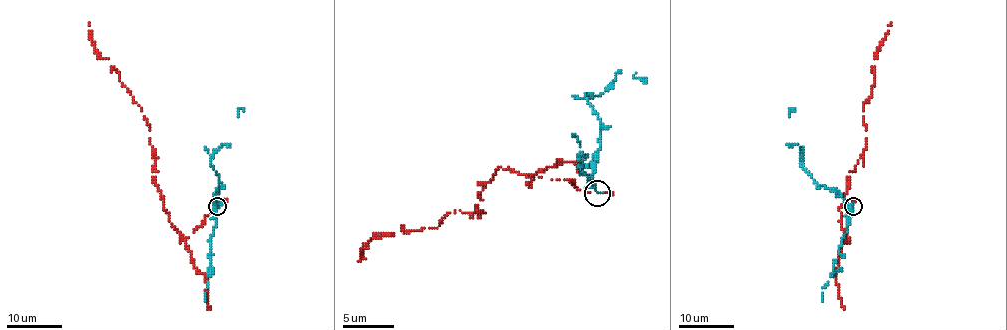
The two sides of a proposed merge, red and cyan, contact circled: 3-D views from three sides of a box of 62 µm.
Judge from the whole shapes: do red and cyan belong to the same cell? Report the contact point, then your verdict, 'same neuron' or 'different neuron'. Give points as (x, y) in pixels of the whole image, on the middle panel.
place (597, 193); different neuron

